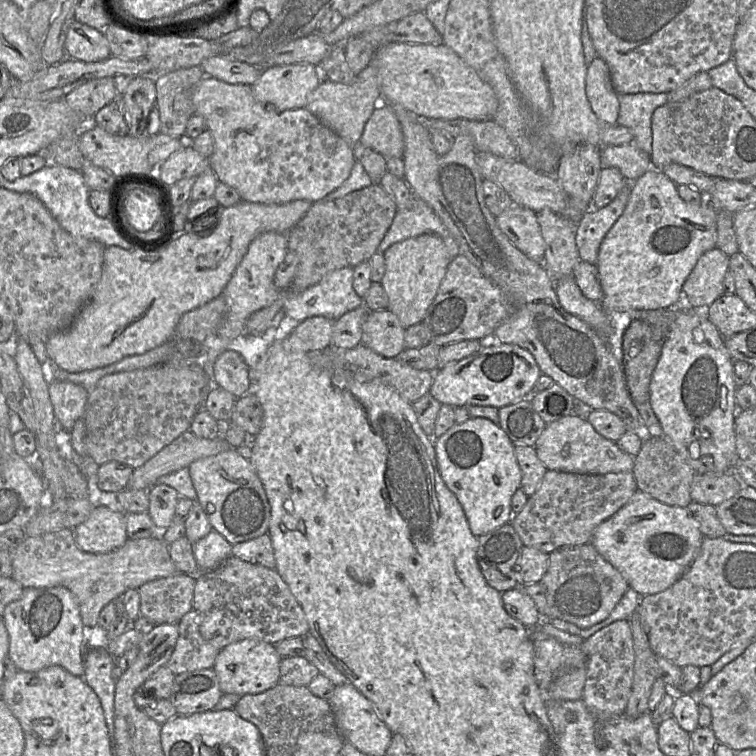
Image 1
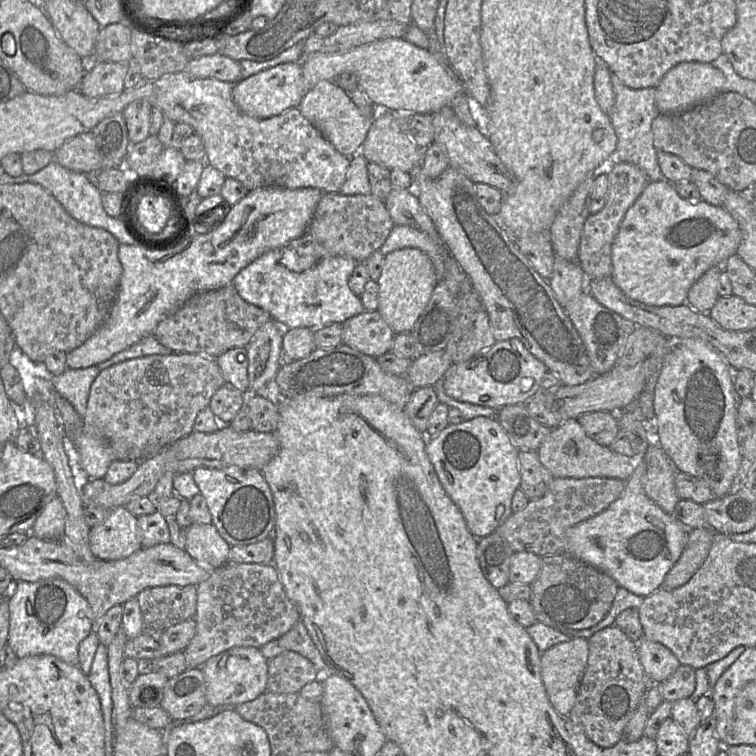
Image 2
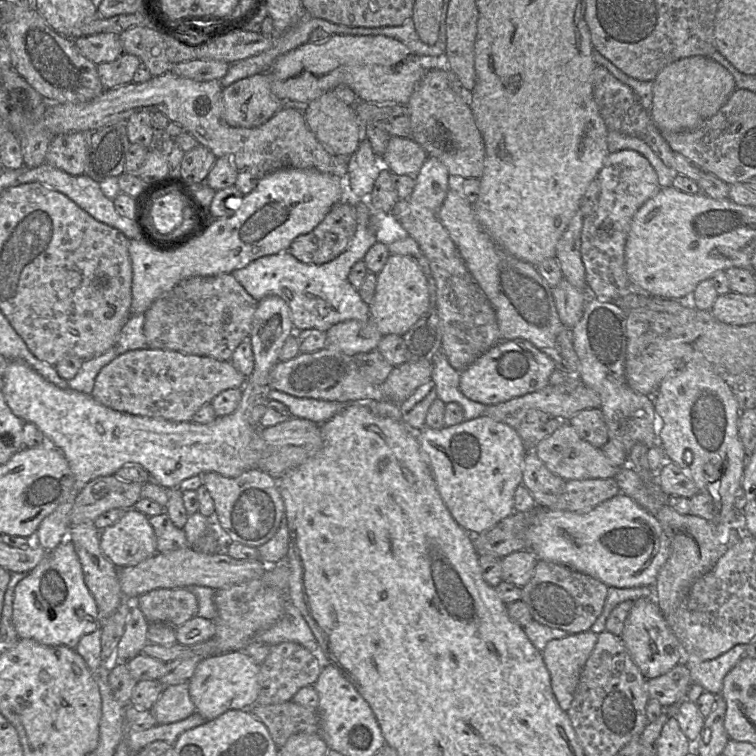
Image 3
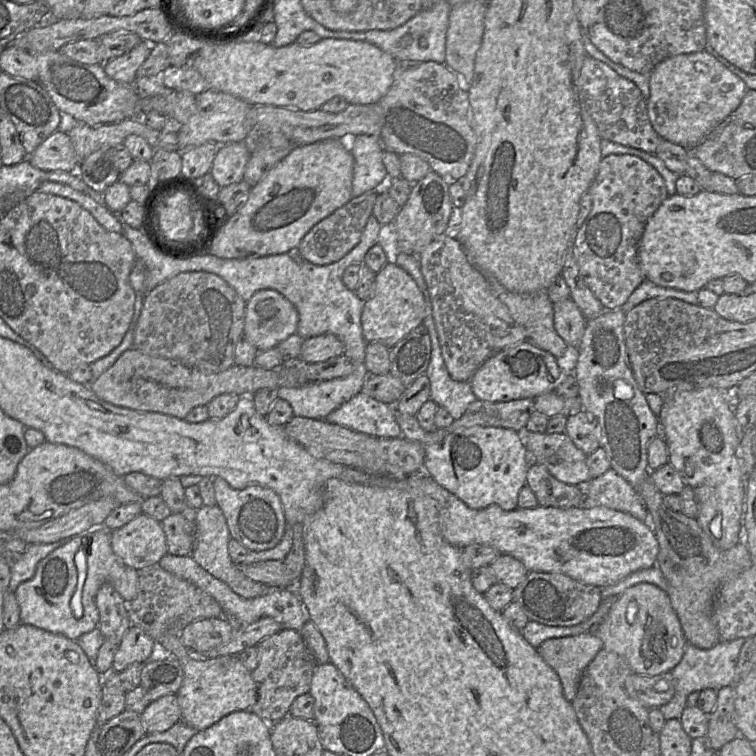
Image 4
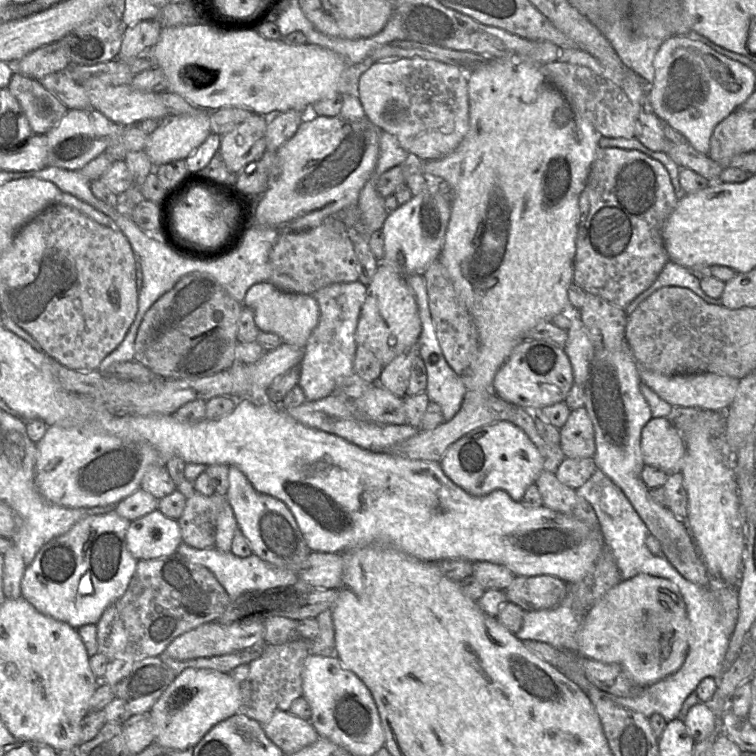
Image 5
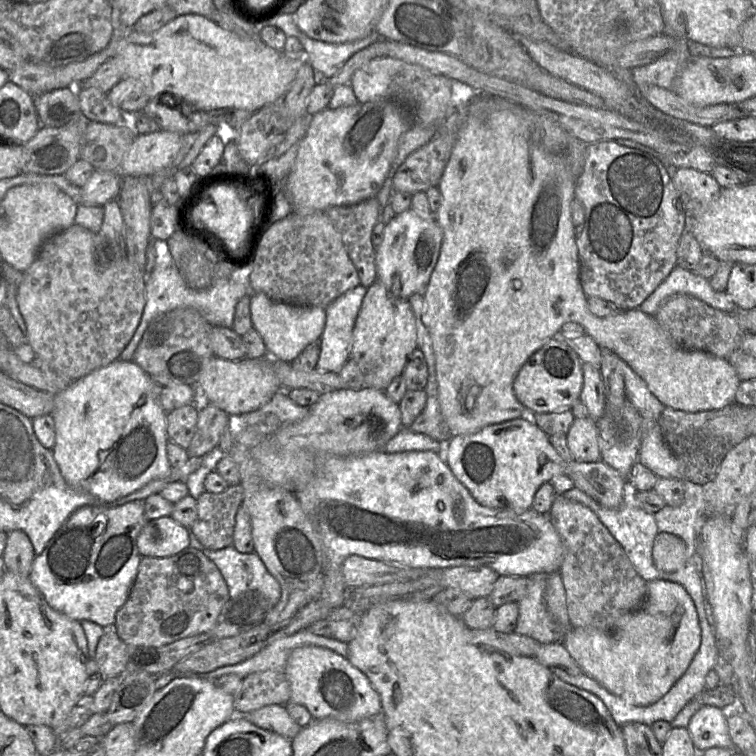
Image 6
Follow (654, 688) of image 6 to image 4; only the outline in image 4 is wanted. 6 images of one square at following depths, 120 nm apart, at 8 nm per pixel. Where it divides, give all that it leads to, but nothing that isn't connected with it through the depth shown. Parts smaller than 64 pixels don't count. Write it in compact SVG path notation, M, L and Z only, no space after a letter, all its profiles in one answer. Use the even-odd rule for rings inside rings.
M640 583L620 594L595 634L603 642L603 649L621 656L632 673L646 676L674 669L681 661L687 644L667 592L649 583Z

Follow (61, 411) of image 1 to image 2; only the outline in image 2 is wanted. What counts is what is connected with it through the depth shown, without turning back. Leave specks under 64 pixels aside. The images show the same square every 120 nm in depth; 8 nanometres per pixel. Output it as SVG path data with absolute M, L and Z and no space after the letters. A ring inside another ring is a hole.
M97 365L81 369L67 369L60 375L52 376L51 383L55 391L83 417L91 385L99 373Z

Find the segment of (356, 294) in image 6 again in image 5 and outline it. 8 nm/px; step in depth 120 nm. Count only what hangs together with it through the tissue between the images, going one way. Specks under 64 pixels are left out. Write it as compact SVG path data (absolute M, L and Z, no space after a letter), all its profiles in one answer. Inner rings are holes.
M359 280L328 285L312 296L319 305L319 321L305 347L304 356L298 365L299 382L306 401L317 401L335 393L339 379L354 374L353 363L357 351L356 329L362 306L366 299L367 286Z

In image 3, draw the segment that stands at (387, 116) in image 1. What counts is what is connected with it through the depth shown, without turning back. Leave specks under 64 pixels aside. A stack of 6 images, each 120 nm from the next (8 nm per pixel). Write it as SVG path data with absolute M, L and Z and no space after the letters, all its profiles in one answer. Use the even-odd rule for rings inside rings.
M390 136L380 161L394 175L416 176L428 154L410 137Z

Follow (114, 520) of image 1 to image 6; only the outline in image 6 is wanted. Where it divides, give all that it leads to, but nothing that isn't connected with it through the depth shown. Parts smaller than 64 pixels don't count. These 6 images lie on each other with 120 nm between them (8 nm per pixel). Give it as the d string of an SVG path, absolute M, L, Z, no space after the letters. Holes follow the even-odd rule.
M170 515L147 520L137 537L141 556L166 557L189 547L189 529Z

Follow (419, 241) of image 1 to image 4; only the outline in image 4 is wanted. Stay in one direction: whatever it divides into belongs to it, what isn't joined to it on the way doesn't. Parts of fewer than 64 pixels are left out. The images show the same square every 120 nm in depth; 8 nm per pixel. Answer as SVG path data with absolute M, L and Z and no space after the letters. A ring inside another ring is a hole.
M388 262L376 273L374 295L364 304L361 324L367 343L378 342L391 349L414 328L423 324L425 302L414 279L396 263Z

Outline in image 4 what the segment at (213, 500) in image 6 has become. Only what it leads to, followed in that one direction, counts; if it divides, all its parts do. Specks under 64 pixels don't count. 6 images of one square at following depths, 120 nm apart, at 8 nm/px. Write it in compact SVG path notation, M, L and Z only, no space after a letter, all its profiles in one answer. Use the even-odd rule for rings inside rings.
M172 513L160 523L166 537L167 553L191 555L195 542L195 523L187 520L183 513Z

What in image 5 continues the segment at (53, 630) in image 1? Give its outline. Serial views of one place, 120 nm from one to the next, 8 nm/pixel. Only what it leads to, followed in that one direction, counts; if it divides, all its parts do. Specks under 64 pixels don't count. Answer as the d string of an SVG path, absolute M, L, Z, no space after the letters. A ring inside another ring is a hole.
M114 509L76 522L69 531L37 552L22 577L21 597L41 614L75 629L97 624L105 609L125 593L138 563L126 544L130 523Z

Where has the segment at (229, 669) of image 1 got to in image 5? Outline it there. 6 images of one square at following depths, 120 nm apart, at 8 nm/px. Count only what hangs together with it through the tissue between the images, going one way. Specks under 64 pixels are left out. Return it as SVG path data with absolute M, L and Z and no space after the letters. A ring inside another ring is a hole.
M187 668L168 686L149 711L154 742L161 747L193 748L217 723L240 713L241 686L229 673Z

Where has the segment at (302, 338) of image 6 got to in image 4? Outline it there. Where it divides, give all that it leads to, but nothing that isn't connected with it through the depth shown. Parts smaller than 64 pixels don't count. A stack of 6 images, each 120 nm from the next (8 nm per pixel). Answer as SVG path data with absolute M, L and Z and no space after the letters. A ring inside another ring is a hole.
M272 289L260 290L246 302L244 336L258 351L269 350L297 334L298 321L297 309L282 294Z

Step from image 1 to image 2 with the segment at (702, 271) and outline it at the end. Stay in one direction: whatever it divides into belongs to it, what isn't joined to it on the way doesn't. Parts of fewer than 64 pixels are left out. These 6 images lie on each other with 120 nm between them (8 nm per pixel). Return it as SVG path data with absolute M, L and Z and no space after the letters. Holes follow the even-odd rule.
M713 266L707 270L689 289L687 301L691 308L708 313L717 301L719 276L723 266Z

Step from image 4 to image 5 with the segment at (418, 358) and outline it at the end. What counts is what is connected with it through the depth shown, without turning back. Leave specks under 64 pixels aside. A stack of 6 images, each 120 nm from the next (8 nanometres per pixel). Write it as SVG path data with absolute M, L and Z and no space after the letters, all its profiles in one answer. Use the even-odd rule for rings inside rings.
M419 343L398 355L384 367L379 377L379 384L395 396L405 397L411 367L417 356L420 356Z

